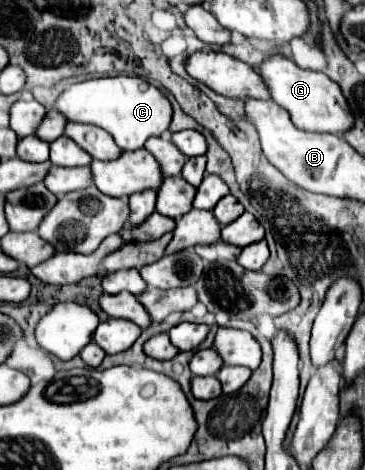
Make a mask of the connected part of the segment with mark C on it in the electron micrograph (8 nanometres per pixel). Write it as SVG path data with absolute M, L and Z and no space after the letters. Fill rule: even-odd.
M103 77L69 85L53 109L61 111L67 121L97 125L105 129L123 151L135 151L145 145L149 137L159 137L171 123L169 99L141 77Z

